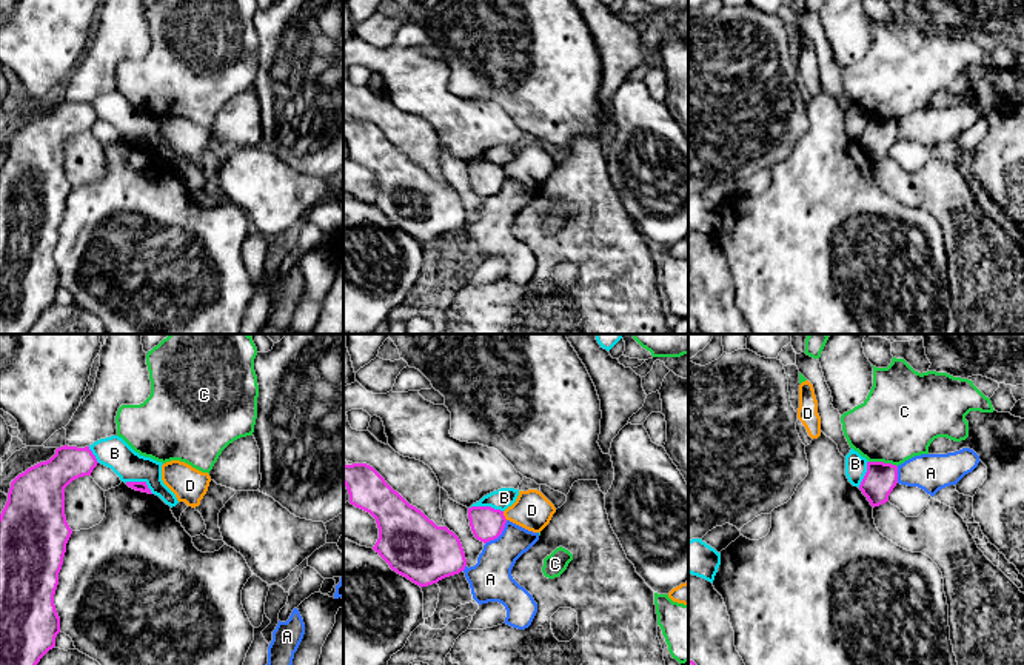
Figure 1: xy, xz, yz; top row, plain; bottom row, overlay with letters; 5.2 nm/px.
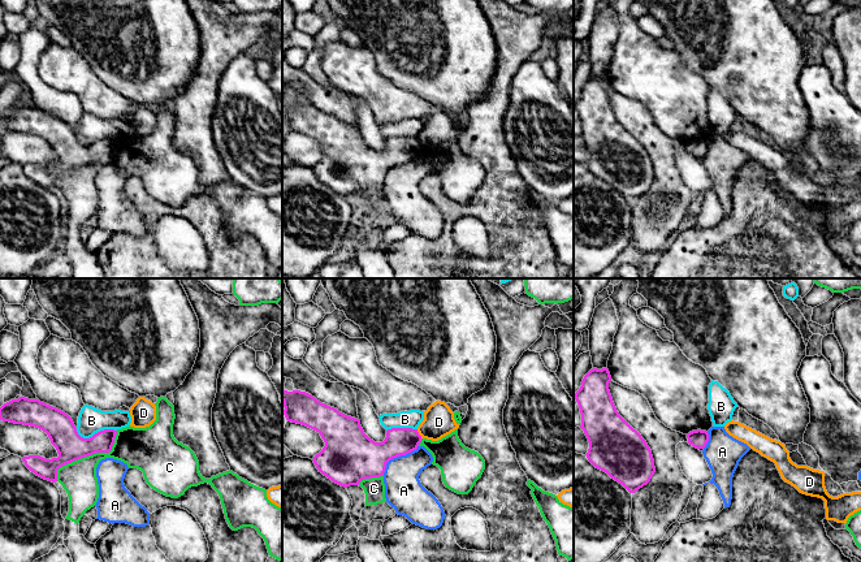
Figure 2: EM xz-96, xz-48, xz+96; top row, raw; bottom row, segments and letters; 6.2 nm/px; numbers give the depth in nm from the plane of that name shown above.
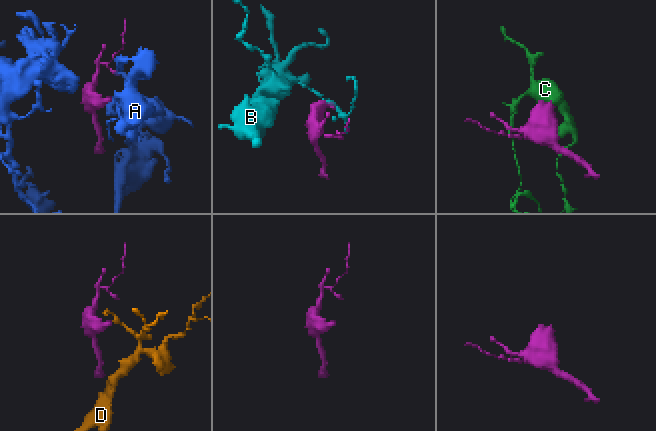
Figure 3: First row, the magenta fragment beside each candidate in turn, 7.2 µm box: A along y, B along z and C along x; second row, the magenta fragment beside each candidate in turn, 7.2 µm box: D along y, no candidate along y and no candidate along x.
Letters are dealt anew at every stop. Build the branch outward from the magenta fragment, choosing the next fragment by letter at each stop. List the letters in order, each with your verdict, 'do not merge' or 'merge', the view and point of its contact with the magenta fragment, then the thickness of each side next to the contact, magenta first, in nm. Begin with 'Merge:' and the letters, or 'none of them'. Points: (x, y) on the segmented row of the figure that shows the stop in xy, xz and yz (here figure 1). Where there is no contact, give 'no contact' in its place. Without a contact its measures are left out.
Merge: none of them
A: do not merge; contact xz (499, 534); calibres 180 and 220 nm
B: do not merge; contact xz (487, 507); calibres 180 and 110 nm
C: do not merge; contact yz (883, 462); calibres 160 and 400 nm
D: do not merge; contact xz (504, 516); calibres 180 and 200 nm

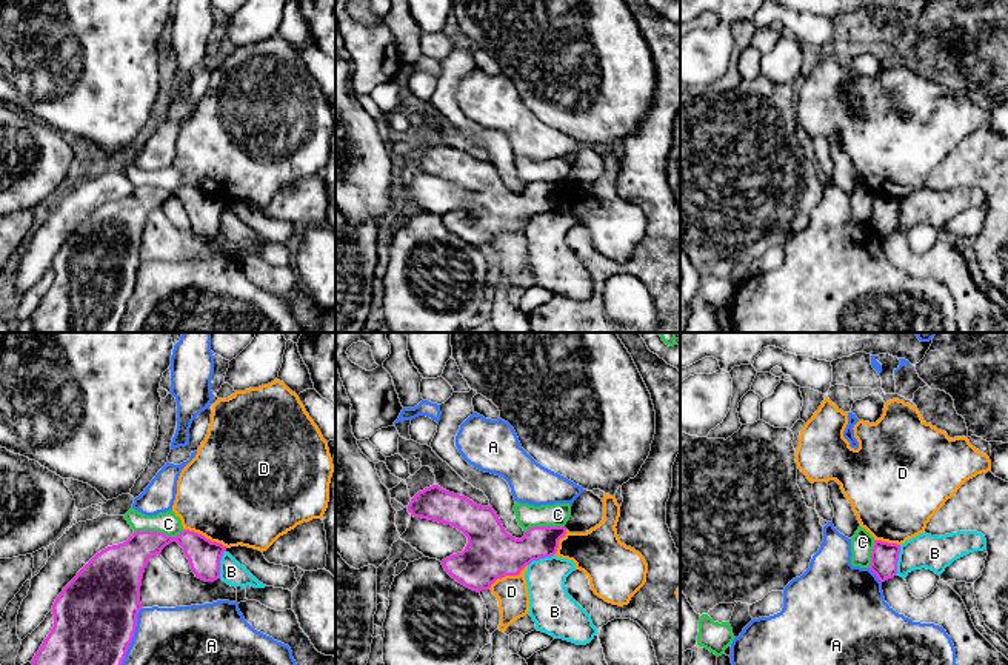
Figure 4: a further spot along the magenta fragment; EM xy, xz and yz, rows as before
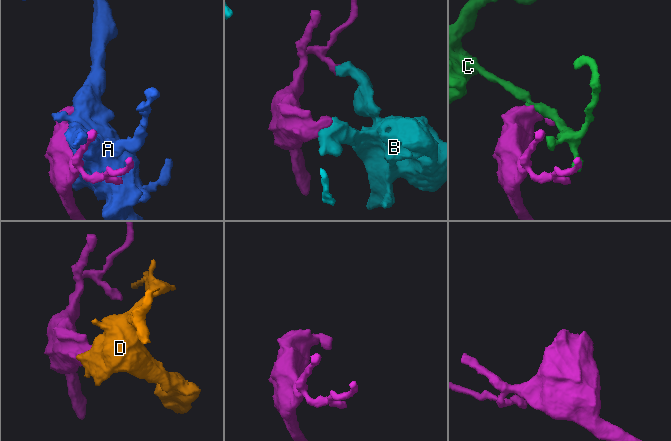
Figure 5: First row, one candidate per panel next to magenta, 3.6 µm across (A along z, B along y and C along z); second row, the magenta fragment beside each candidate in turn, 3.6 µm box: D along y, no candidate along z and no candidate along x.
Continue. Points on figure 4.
Merge: none of them
A: do not merge; contact xy (133, 636); calibres 440 and 300 nm
B: do not merge; contact yz (897, 559); calibres 140 and 180 nm
C: do not merge; contact xy (159, 533); calibres 220 and 120 nm
D: do not merge; contact xy (203, 536); calibres 170 and 500 nm

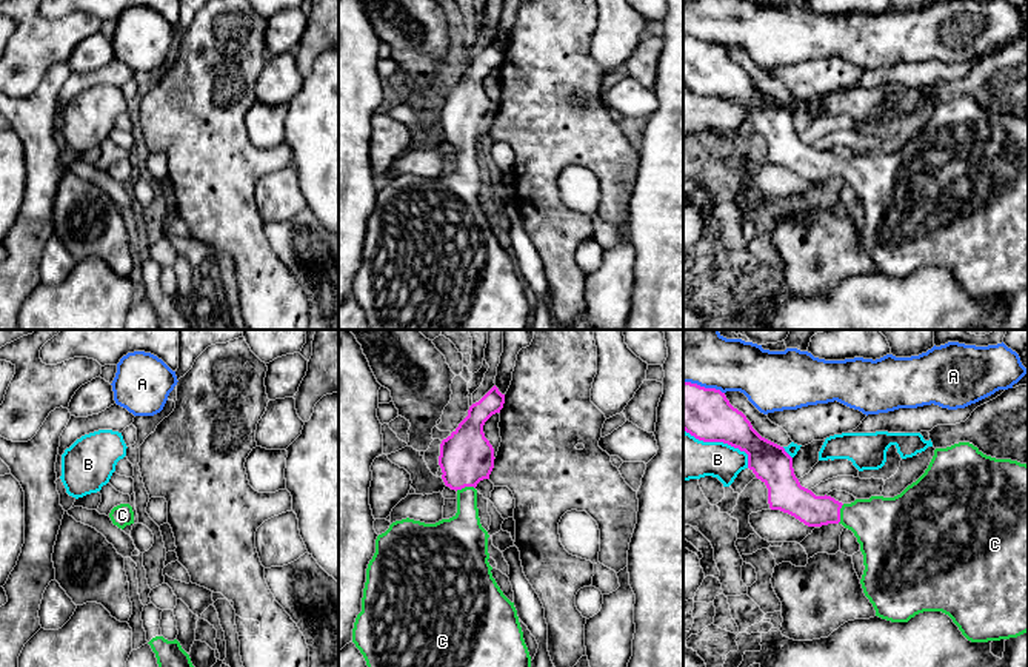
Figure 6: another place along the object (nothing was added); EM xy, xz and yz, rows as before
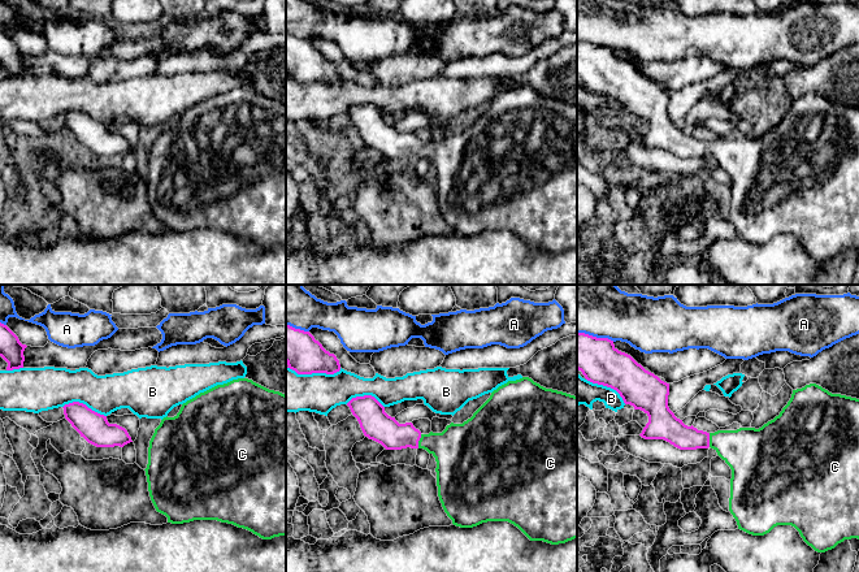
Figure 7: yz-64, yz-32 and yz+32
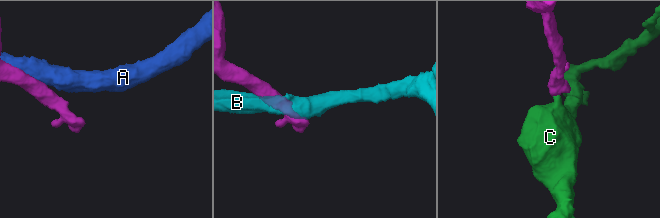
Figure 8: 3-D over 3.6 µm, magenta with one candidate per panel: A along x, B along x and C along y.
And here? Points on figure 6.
Merge: C
A: do not merge; contact yz (704, 387); calibres 280 and 380 nm
B: do not merge; contact yz (722, 441); calibres 280 and 240 nm
C: merge; contact yz (839, 513); calibres 160 and 300 nm

